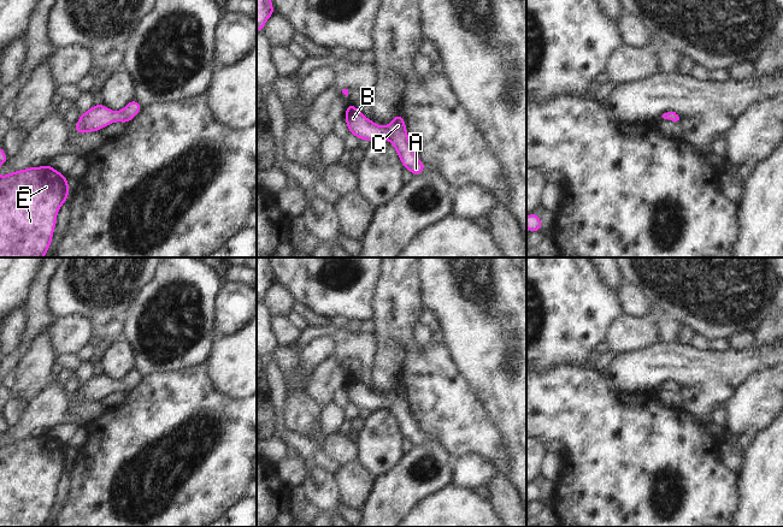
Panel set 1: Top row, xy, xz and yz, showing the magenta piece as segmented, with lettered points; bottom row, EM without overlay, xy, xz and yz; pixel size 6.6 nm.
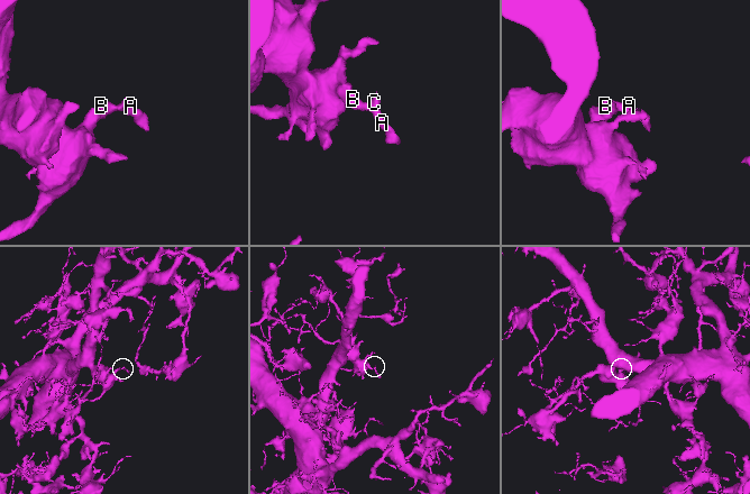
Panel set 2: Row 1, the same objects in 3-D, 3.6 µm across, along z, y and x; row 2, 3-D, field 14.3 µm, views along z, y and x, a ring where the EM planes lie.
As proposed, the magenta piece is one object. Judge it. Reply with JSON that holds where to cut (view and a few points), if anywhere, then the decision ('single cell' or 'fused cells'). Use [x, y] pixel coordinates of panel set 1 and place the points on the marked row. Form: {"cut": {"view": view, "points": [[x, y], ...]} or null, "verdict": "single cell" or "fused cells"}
{"cut": null, "verdict": "single cell"}

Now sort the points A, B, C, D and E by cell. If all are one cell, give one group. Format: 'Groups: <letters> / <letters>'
Groups: A B C D E.

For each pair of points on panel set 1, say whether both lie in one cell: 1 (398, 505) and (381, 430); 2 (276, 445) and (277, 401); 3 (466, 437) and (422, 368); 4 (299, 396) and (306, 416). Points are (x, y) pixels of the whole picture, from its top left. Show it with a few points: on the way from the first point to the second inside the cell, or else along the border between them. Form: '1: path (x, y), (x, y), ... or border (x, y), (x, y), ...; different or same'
1: border (402, 454), (394, 466), (375, 478); different
2: border (272, 434), (288, 446); different
3: path (459, 420), (439, 397), (433, 385); same
4: path (299, 401), (299, 409), (301, 412); same

